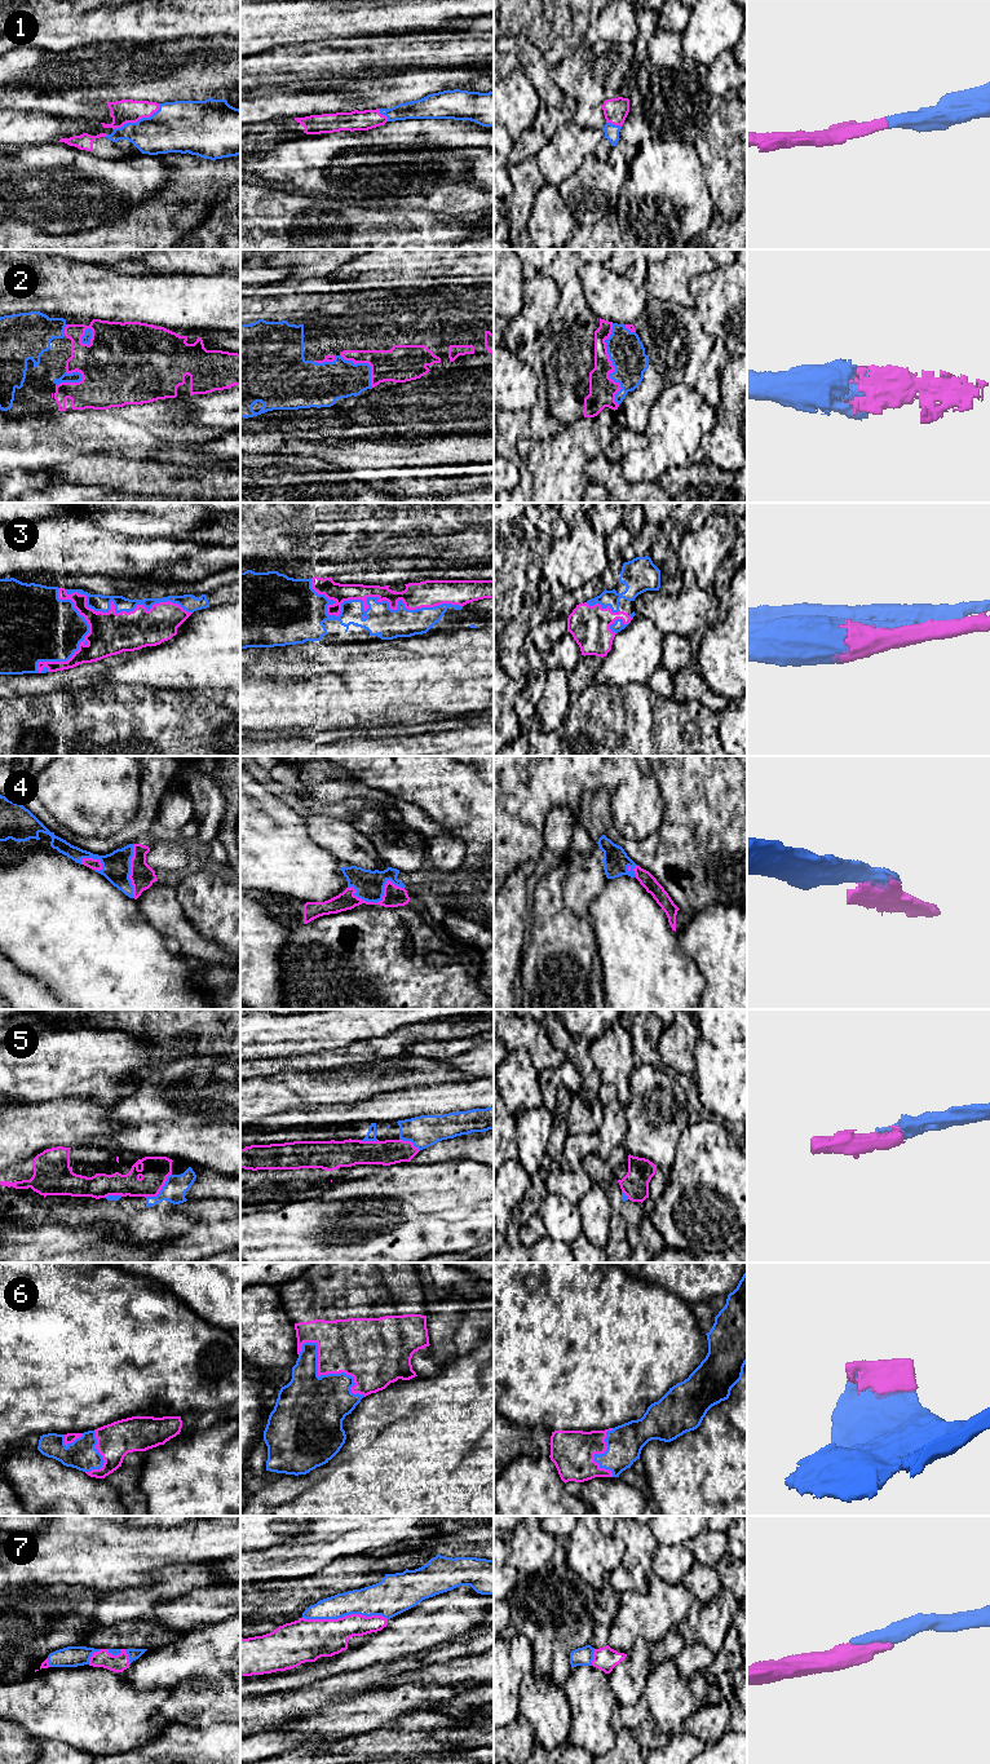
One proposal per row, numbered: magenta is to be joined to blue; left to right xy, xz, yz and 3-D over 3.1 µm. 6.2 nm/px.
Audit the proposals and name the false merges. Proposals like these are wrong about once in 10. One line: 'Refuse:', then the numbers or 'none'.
Refuse: none

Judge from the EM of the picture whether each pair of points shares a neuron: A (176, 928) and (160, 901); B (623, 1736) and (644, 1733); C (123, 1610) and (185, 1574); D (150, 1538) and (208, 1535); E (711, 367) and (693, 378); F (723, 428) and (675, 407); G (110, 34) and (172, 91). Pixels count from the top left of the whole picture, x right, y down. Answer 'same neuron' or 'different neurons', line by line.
A: same neuron
B: different neurons
C: same neuron
D: same neuron
E: same neuron
F: different neurons
G: different neurons

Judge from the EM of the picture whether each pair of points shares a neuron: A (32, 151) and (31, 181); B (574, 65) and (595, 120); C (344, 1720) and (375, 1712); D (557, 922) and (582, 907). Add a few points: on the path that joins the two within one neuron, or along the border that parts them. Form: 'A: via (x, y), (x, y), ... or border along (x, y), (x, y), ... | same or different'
A: via (32, 159), (32, 173) | same
B: via (588, 79), (589, 106) | same
C: via (352, 1716), (367, 1712) | same
D: border along (562, 883), (564, 902), (578, 916), (587, 919) | different

